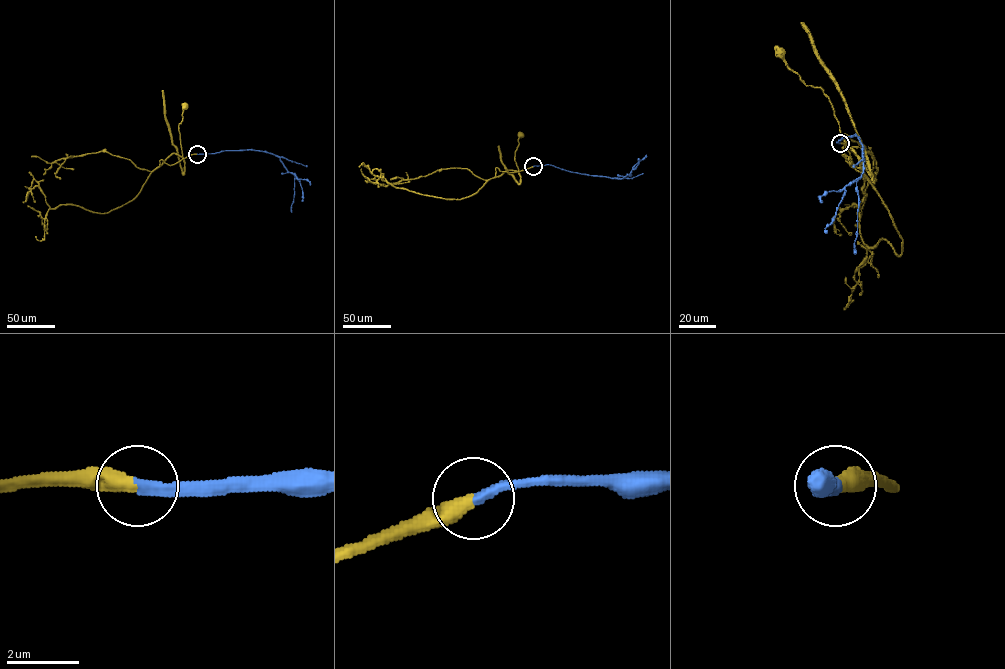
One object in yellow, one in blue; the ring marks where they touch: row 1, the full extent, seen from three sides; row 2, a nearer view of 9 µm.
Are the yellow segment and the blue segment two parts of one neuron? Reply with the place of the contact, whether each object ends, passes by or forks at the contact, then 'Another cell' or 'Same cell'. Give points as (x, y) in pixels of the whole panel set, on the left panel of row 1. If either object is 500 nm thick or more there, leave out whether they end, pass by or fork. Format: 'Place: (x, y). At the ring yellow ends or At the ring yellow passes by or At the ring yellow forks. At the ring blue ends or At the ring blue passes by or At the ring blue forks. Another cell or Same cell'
Place: (197, 154). At the ring yellow ends. At the ring blue ends. Same cell

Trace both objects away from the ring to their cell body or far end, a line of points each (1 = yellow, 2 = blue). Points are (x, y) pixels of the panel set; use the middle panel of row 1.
1: (533, 166), (509, 172), (496, 167), (495, 177), (507, 170), (518, 172), (515, 152), (520, 135)
2: (533, 166), (550, 165), (617, 179), (630, 175), (627, 174)

